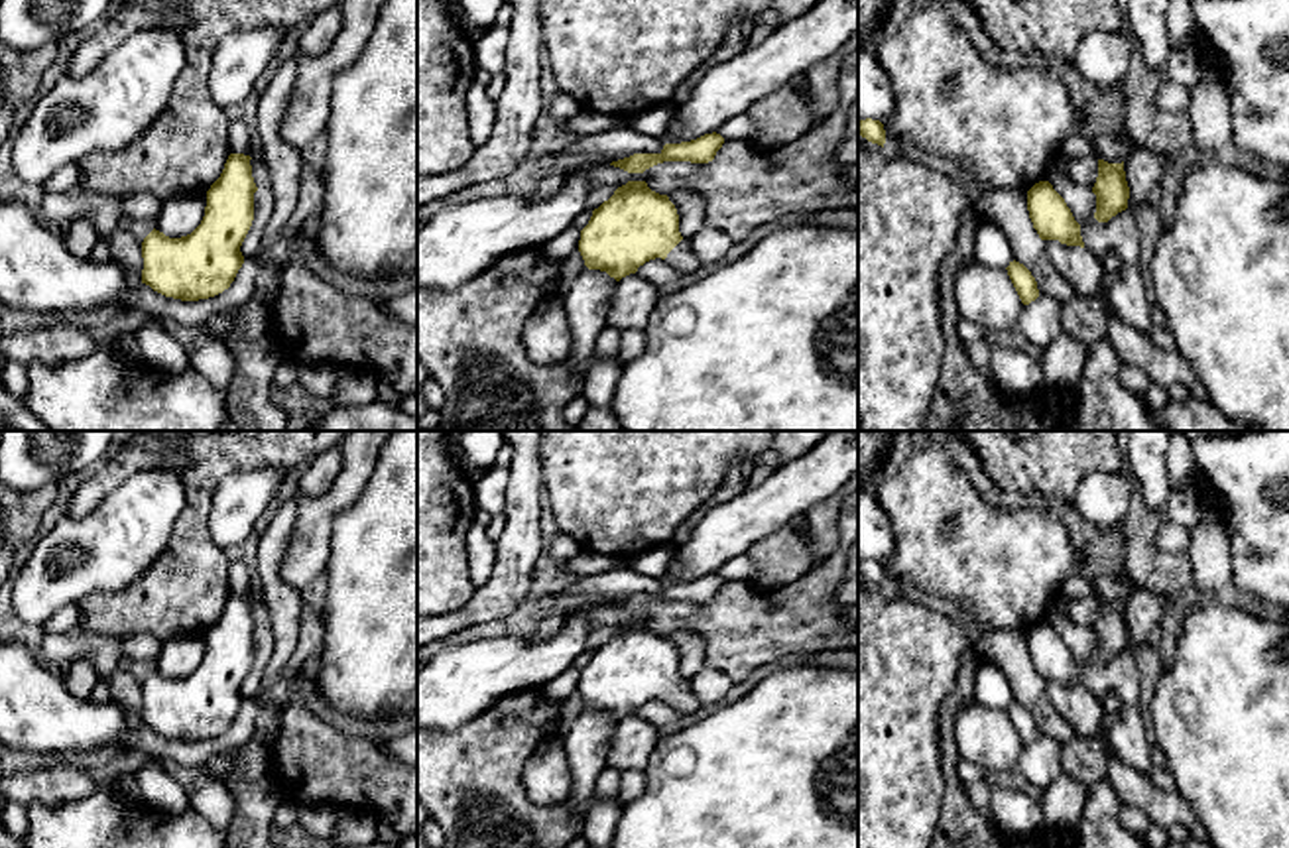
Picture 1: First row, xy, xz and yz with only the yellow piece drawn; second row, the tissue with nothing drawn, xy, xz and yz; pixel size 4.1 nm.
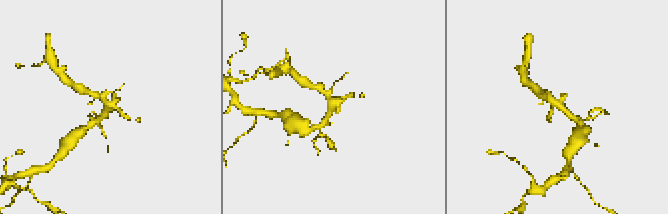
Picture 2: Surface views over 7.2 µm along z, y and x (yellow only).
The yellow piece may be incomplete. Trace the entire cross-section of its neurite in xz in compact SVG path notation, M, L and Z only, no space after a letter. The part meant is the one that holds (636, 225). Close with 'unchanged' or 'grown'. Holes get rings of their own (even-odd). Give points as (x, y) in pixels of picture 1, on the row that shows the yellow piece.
M628 181L592 211L581 230L579 252L588 270L606 272L616 281L655 258L683 273L701 266L689 238L679 232L675 205L645 181Z | grown

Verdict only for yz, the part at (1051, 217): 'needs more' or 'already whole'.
already whole

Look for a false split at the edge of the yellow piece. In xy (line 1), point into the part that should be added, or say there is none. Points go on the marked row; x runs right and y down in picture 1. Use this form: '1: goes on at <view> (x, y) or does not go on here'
1: does not go on here

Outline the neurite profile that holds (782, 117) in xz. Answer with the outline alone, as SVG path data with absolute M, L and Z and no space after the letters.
M795 77L777 91L756 100L748 114L758 124L758 132L748 146L773 150L799 140L813 126L807 77Z

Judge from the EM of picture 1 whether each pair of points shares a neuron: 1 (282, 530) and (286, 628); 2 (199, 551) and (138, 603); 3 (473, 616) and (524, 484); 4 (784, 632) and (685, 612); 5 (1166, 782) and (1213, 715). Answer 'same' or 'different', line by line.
1: same
2: same
3: same
4: same
5: different

